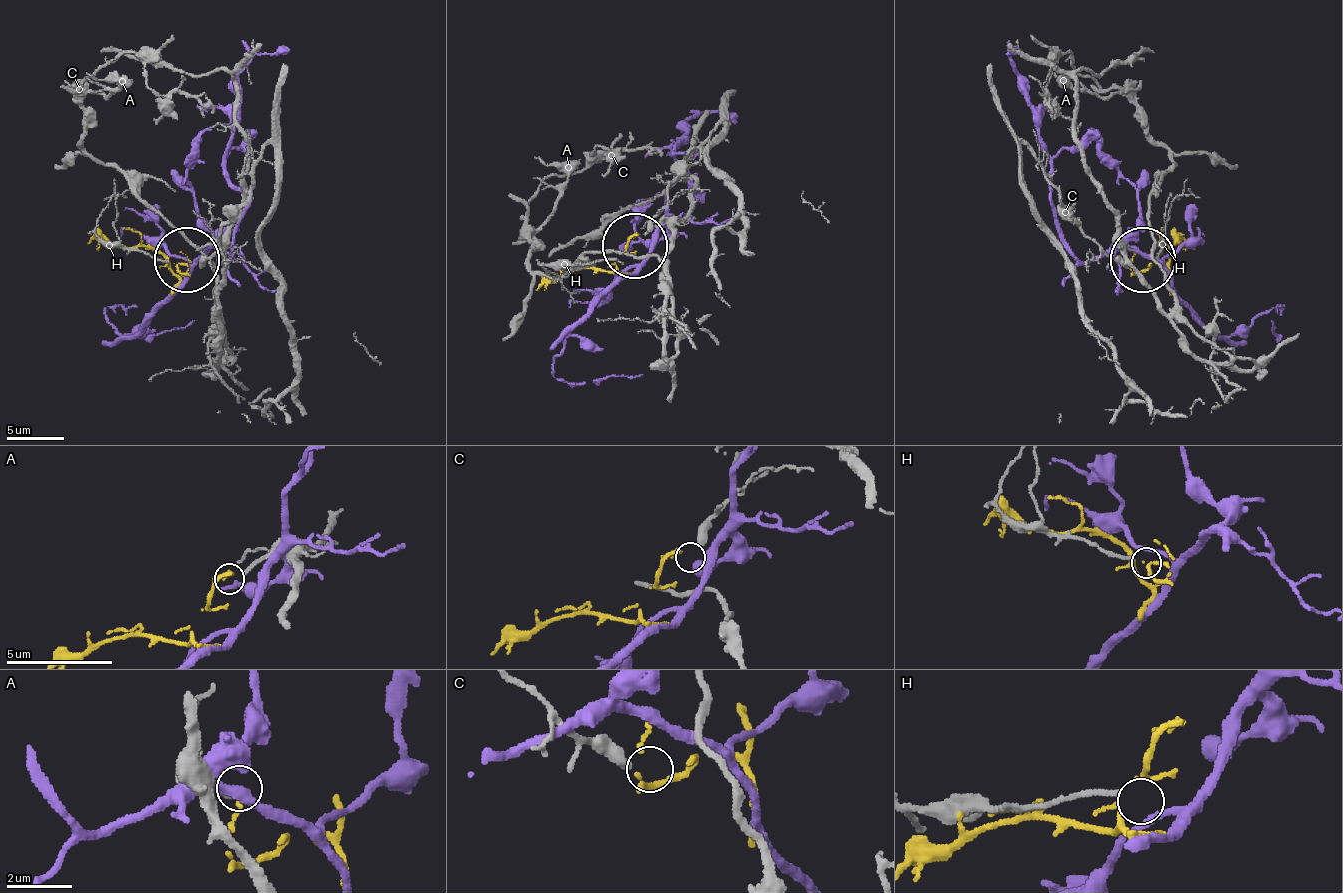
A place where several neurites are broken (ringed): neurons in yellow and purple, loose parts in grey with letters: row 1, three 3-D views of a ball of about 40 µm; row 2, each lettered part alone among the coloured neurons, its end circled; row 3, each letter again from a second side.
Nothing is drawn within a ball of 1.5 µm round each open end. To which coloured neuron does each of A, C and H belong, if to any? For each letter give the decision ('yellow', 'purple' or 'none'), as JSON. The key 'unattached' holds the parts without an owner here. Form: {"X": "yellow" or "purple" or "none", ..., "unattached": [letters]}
{"A": "none", "C": "none", "H": "none", "unattached": ["A", "C", "H"]}

